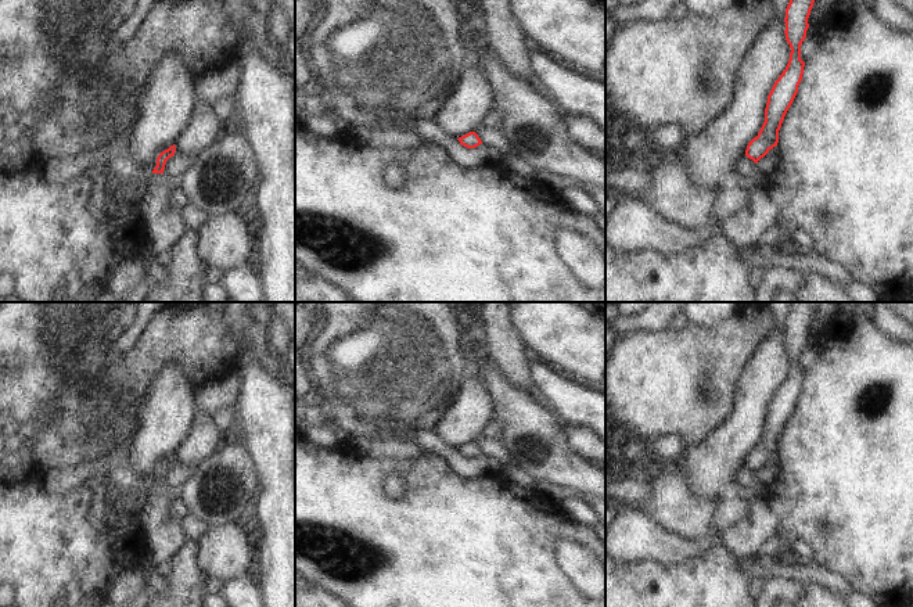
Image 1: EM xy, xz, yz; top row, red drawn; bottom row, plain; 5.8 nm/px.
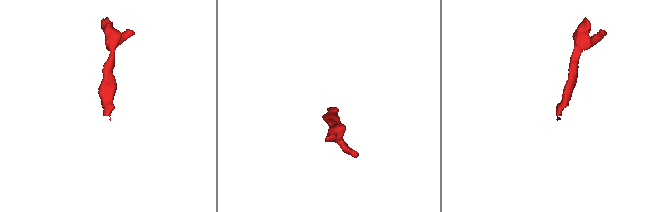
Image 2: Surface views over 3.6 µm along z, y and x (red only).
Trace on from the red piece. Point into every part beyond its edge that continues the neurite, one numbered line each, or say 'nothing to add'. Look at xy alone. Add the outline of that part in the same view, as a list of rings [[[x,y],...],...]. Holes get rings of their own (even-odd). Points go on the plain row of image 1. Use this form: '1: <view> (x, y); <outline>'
1: xy (162, 537); [[[150,484],[150,496],[140,513],[144,525],[144,546],[150,563],[157,567],[172,561],[175,553],[187,540],[180,529],[180,520],[168,513],[169,499],[162,484]]]

